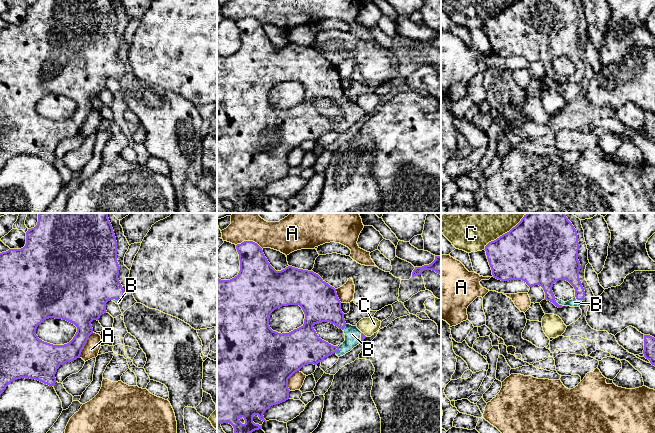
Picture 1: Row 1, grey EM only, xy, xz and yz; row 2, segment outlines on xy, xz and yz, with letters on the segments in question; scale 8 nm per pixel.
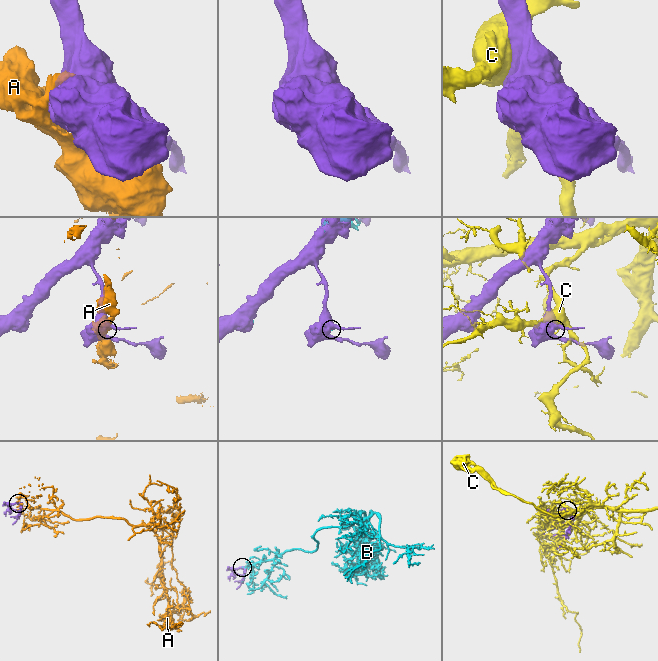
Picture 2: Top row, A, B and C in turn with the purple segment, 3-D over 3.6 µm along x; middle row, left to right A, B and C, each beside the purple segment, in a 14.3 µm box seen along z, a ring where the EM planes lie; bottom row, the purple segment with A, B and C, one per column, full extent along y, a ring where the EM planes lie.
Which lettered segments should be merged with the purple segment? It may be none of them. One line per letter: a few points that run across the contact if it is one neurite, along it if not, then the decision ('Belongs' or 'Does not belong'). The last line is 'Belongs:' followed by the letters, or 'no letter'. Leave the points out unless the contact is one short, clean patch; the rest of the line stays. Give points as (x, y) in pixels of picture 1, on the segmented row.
A: Does not belong
B: Belongs
C: Does not belong
Belongs: B

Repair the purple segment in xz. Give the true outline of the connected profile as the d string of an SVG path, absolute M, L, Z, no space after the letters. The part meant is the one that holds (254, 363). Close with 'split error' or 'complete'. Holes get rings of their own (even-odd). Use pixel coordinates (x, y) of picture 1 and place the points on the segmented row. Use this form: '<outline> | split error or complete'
M244 241L236 245L240 260L240 271L230 280L221 280L217 276L217 424L229 423L234 433L252 433L262 429L262 425L253 422L253 416L264 419L264 412L271 406L289 399L288 379L308 364L317 365L326 357L336 354L342 357L360 344L366 336L357 328L347 324L341 310L341 302L336 289L326 283L313 271L288 266L276 271L268 262L262 248L253 241ZM299 305L304 314L304 324L289 333L278 333L269 326L269 316L282 306ZM329 322L345 334L345 341L338 347L322 340L314 330L317 323Z | split error

